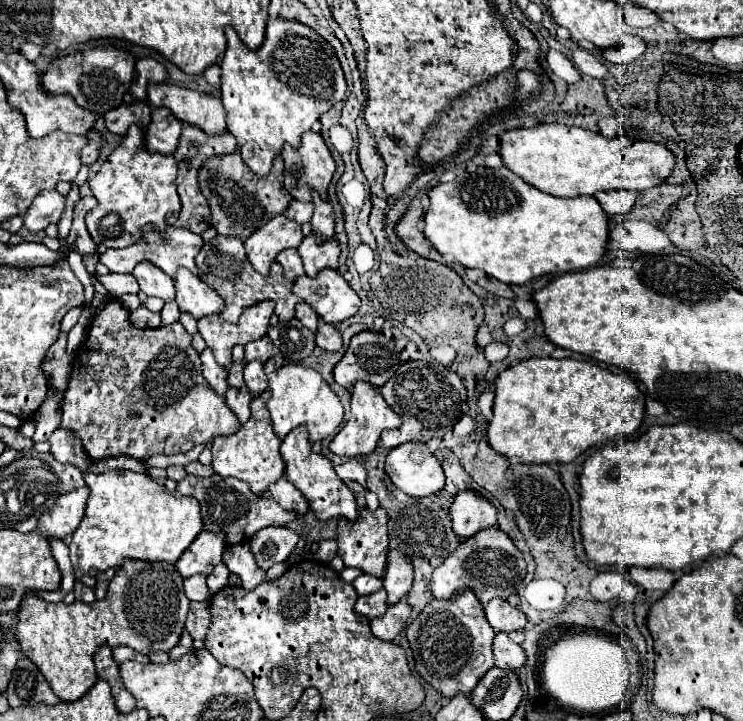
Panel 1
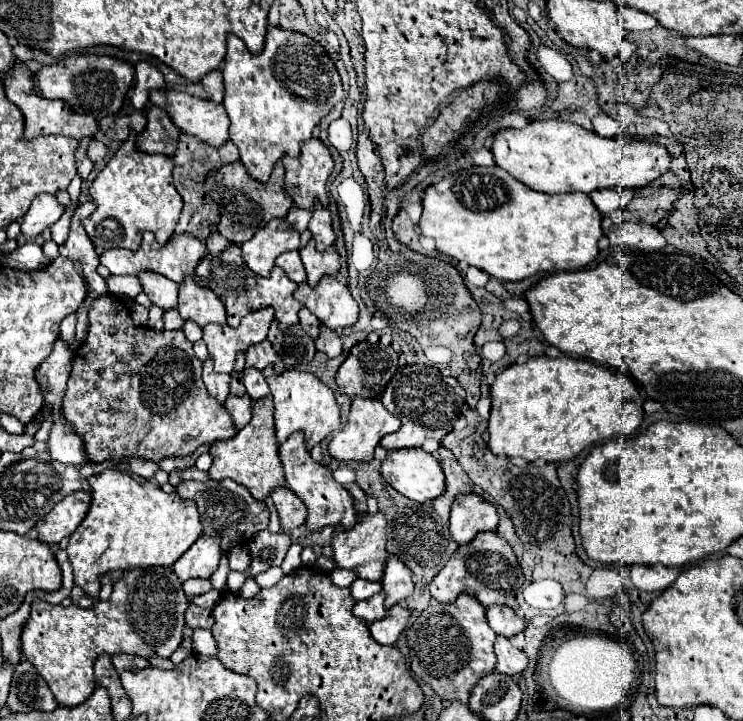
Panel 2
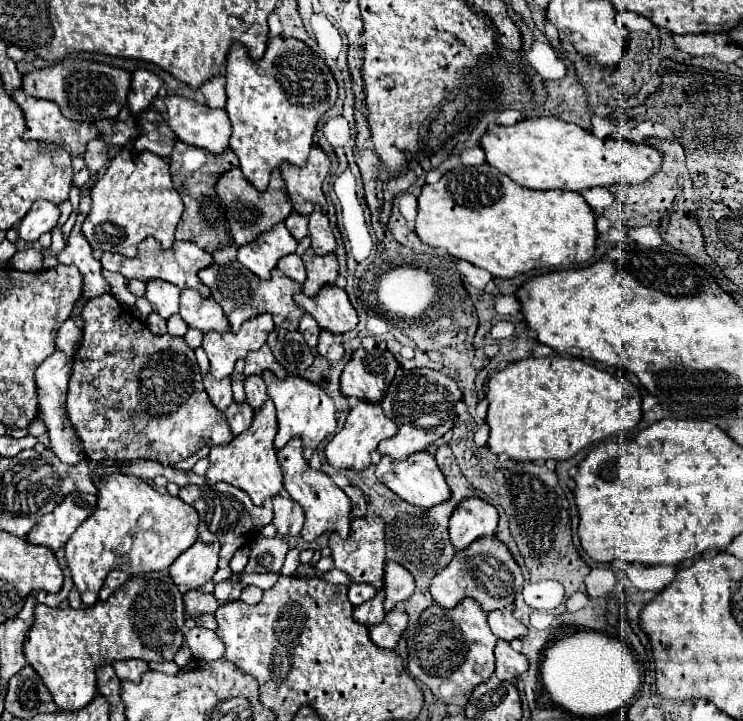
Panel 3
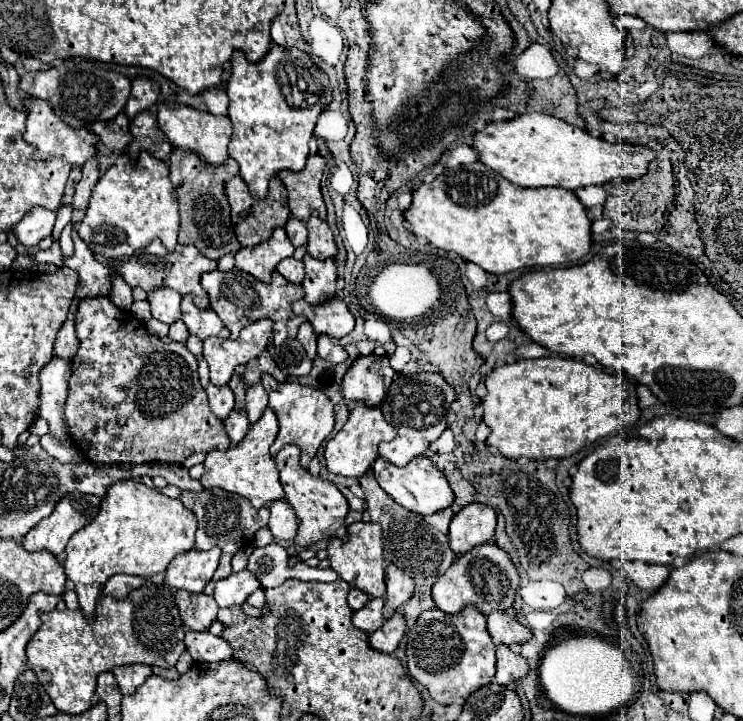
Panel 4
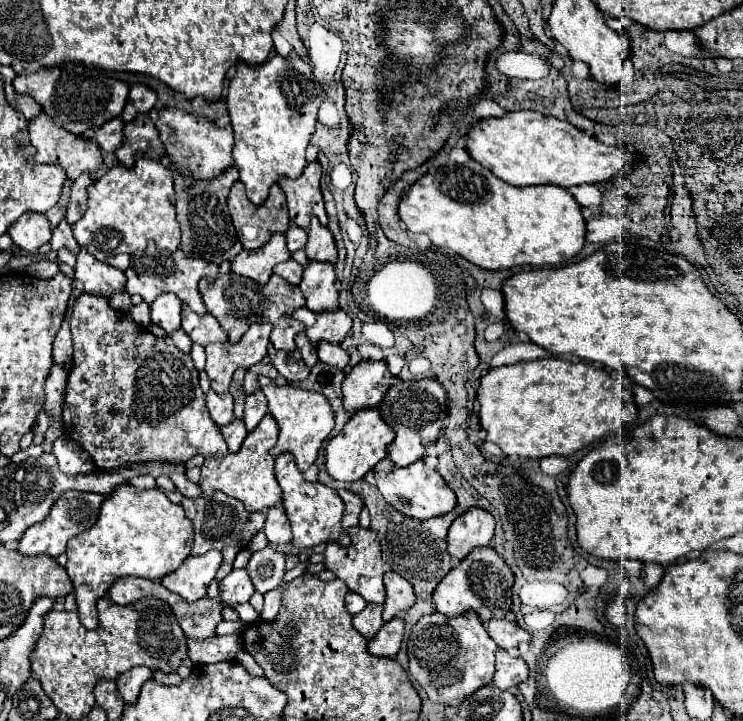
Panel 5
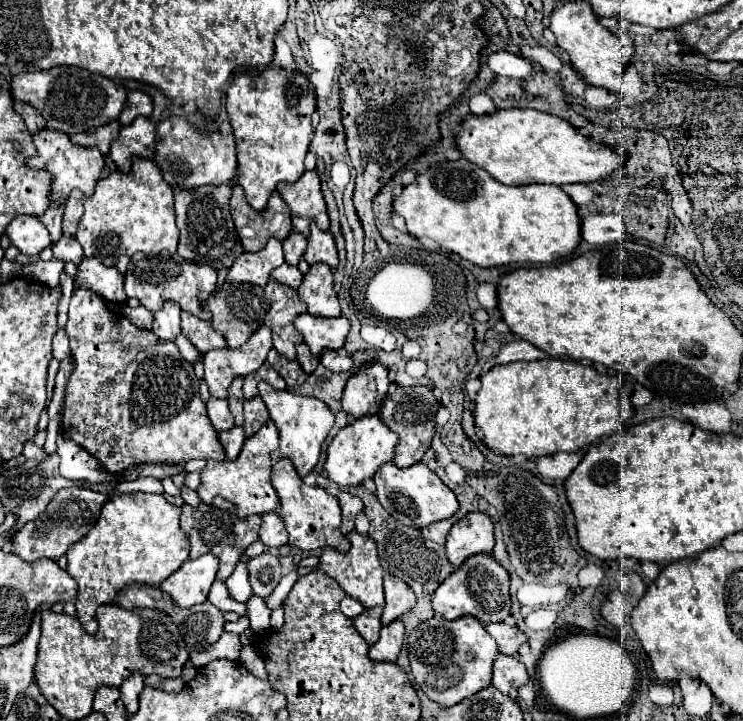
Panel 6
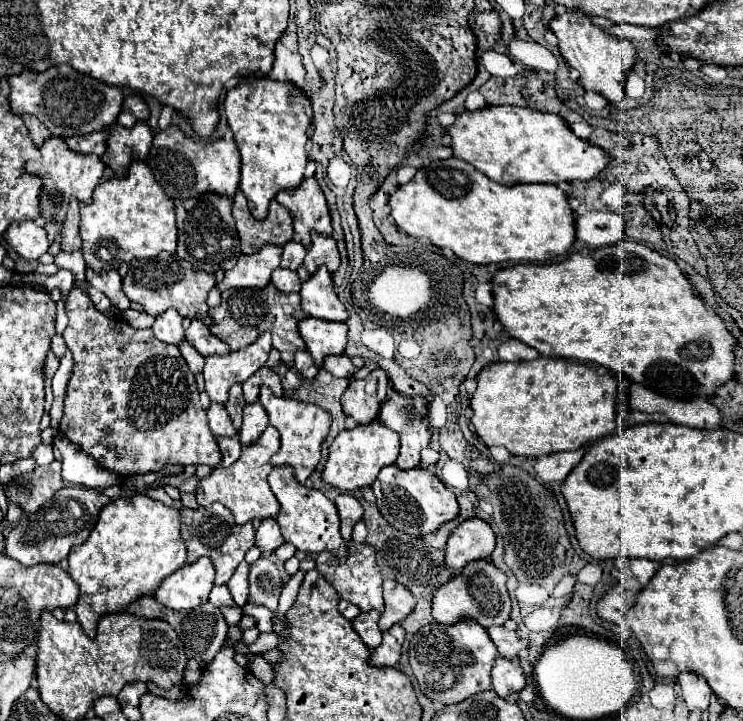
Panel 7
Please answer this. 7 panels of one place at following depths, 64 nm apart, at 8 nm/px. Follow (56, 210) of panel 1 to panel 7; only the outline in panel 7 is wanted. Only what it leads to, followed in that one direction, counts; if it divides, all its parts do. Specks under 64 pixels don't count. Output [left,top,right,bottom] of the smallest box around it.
[6,220,50,260]

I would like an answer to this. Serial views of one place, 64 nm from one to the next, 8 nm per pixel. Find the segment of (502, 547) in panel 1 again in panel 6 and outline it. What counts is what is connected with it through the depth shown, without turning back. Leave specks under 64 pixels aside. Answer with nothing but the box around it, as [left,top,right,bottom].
[432,554,510,624]

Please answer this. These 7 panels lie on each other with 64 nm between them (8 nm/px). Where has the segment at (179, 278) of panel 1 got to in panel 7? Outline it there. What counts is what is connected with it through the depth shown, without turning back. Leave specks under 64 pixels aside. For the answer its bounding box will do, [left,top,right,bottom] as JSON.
[184,318,230,356]

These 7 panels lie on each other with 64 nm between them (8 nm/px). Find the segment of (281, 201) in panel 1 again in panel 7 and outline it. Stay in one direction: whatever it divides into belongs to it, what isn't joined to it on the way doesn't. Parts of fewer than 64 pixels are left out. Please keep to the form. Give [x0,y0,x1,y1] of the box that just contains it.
[232,188,292,254]

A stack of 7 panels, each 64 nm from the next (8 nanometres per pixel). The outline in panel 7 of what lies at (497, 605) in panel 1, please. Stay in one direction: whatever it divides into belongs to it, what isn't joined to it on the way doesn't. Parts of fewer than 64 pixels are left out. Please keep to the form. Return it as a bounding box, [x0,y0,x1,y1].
[488,626,528,660]

